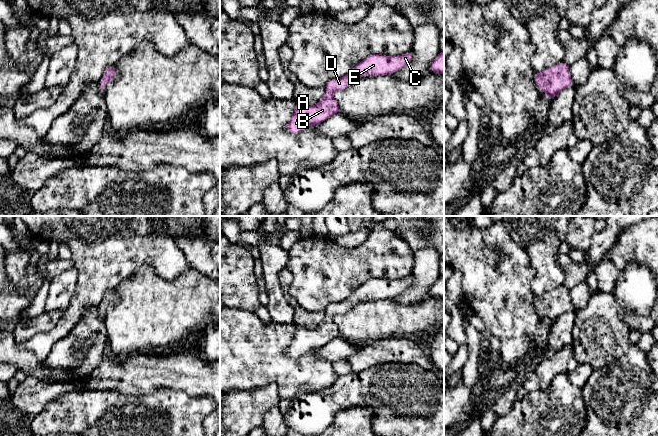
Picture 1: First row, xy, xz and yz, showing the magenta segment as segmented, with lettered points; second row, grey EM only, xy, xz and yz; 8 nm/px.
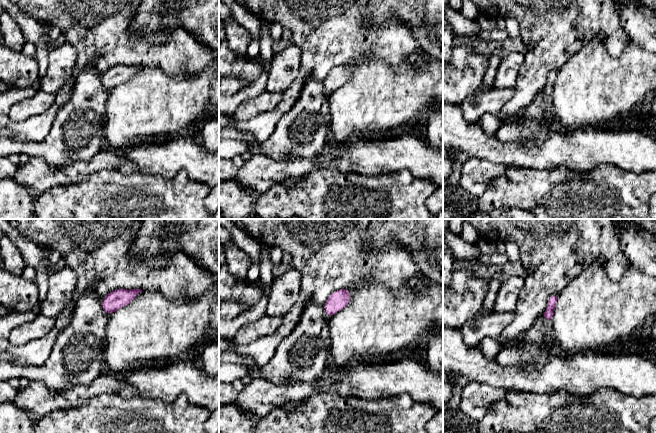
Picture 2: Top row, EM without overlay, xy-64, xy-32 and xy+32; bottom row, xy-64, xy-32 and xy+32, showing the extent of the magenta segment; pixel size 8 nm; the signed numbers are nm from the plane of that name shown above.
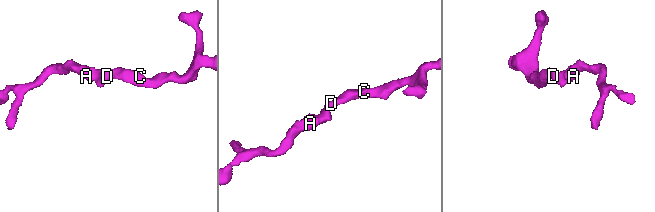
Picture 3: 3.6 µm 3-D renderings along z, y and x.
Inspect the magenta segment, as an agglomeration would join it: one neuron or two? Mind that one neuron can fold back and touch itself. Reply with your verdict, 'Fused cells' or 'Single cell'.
Single cell

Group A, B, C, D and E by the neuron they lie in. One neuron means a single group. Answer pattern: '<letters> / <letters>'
A B C D E

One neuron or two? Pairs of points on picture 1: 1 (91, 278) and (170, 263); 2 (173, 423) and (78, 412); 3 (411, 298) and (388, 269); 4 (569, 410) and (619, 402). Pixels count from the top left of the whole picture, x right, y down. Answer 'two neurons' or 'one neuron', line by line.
1: one neuron
2: one neuron
3: two neurons
4: two neurons

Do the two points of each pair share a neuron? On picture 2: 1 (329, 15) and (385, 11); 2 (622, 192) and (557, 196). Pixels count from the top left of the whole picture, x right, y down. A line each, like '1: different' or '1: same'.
1: different
2: same

